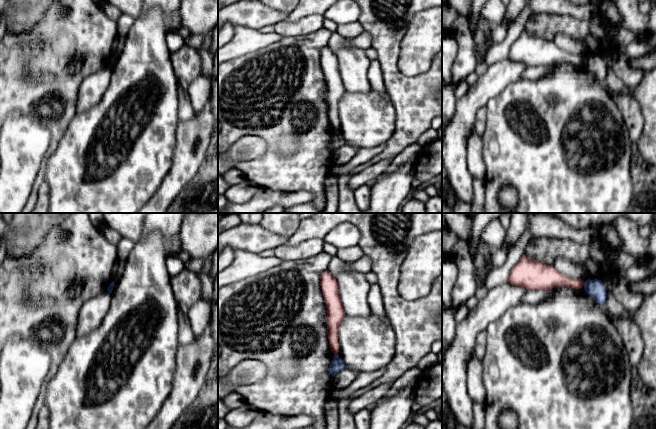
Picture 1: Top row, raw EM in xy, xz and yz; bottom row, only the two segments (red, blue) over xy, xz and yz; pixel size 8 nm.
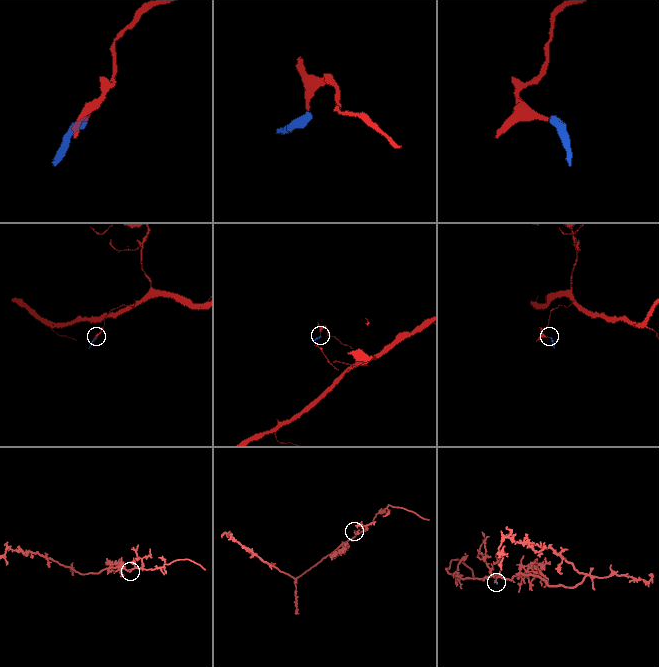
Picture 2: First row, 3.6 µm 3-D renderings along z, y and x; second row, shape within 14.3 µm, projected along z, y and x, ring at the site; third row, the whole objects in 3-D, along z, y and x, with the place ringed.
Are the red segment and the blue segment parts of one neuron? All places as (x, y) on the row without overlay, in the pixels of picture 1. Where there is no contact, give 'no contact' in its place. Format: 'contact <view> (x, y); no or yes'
contact xz (336, 130); no

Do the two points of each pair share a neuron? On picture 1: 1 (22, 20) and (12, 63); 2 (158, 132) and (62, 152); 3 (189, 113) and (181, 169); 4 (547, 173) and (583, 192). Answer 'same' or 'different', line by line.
1: different
2: same
3: different
4: same

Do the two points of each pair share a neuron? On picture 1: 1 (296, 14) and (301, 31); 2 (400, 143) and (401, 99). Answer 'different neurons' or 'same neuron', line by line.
1: different neurons
2: same neuron

